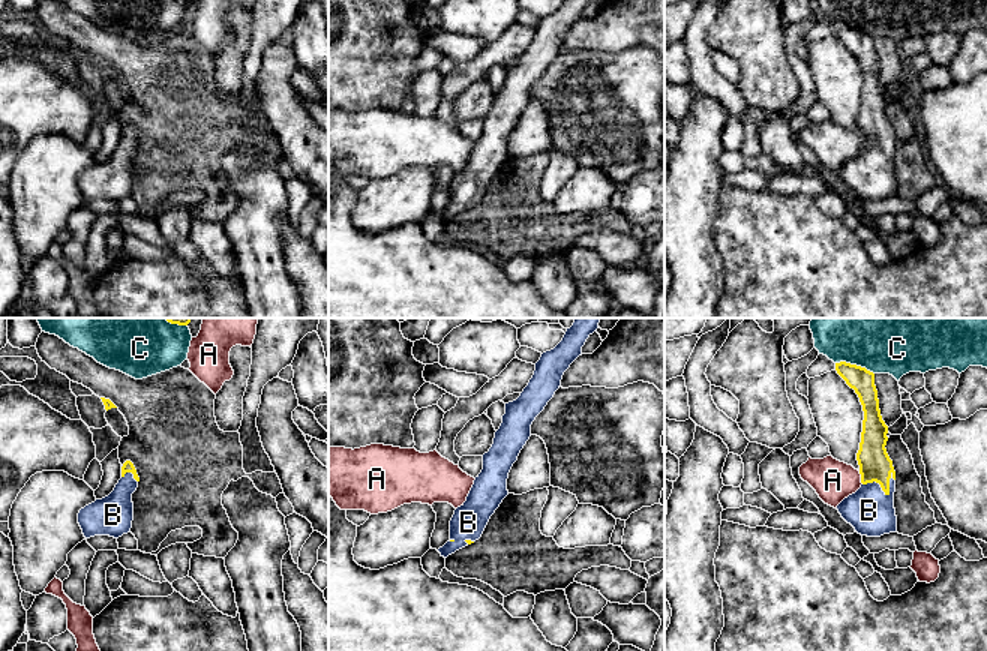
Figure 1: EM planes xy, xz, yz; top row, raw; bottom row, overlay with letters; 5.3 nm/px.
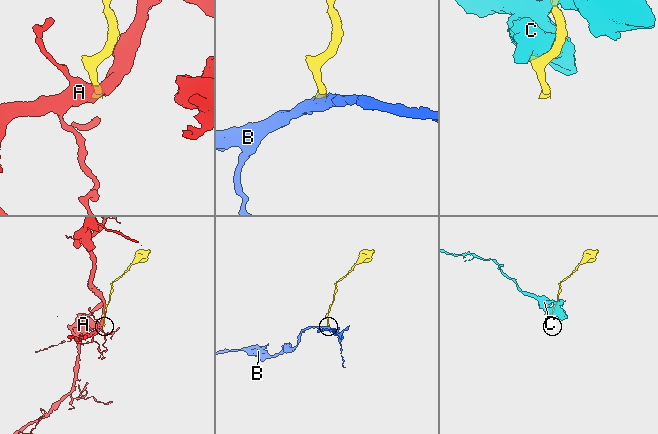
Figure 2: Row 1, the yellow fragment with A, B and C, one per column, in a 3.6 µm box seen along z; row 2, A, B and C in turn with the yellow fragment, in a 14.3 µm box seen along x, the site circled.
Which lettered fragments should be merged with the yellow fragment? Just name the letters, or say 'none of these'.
B

